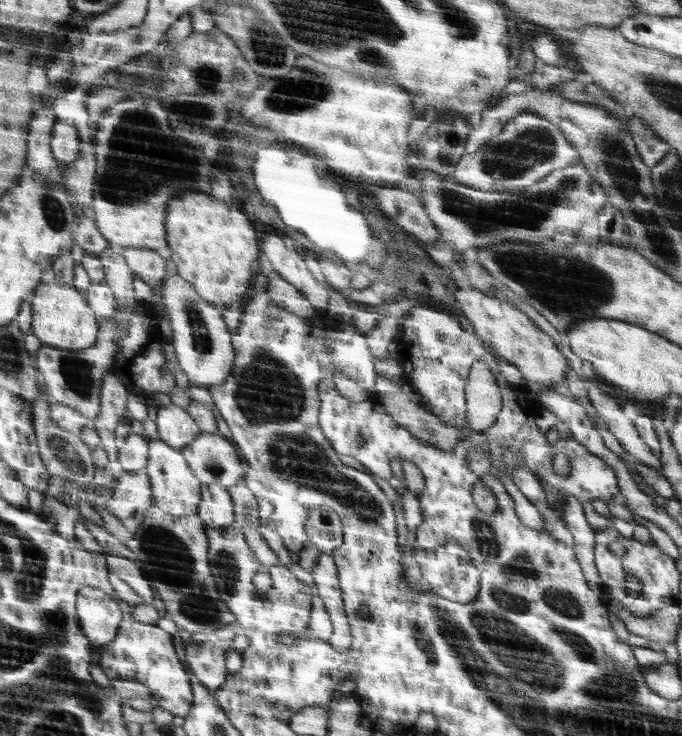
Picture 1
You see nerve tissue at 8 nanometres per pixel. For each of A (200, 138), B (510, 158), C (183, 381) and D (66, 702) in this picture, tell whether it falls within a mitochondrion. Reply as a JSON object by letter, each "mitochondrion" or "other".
{"A":"other","B":"mitochondrion","C":"other","D":"mitochondrion"}

